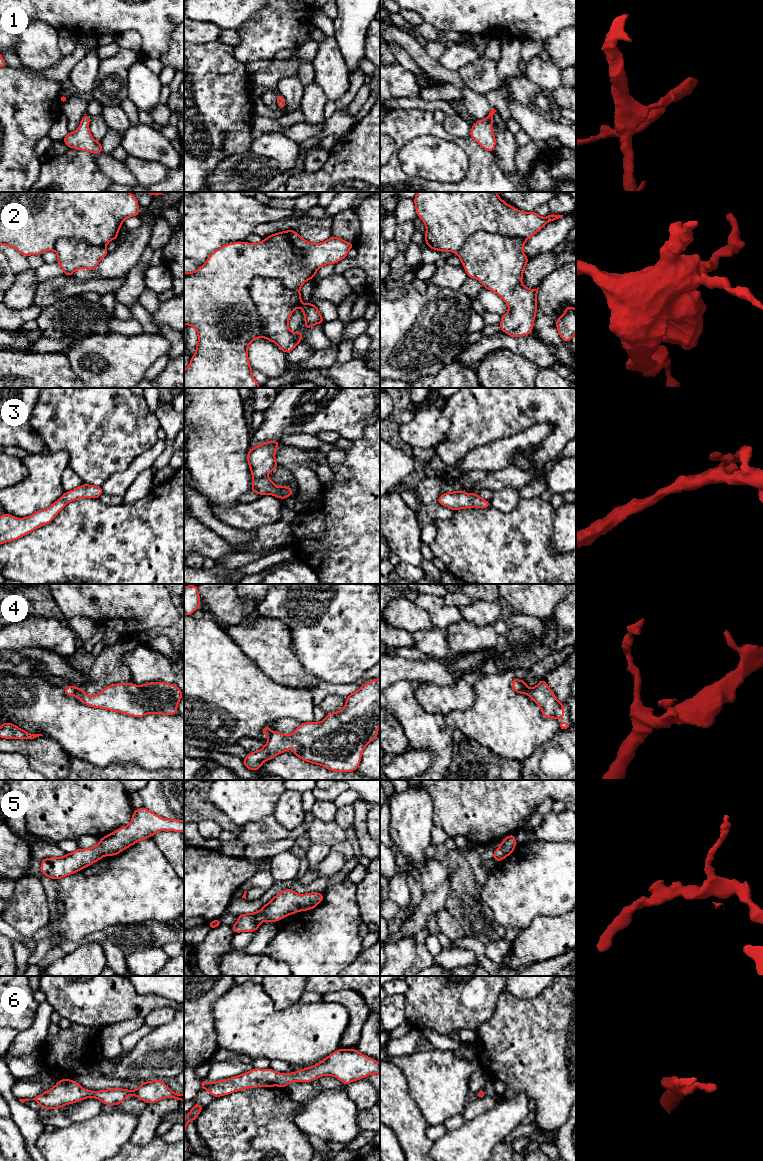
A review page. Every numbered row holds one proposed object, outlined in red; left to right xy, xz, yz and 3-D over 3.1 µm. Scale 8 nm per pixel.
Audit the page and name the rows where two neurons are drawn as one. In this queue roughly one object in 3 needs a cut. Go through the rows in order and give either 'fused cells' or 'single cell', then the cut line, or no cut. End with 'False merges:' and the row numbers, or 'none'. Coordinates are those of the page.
1: single cell; cut none
2: fused cells; cut xz (258, 276), (251, 283), (250, 298), (271, 340)
3: single cell; cut none
4: fused cells; cut xy (76, 688), (74, 694)
5: single cell; cut none
6: single cell; cut none
False merges: 2, 4

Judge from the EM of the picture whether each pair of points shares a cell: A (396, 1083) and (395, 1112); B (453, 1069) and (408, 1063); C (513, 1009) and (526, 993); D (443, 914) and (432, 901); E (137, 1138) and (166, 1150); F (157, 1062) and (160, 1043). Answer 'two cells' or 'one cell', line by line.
A: one cell
B: one cell
C: two cells
D: two cells
E: two cells
F: one cell

